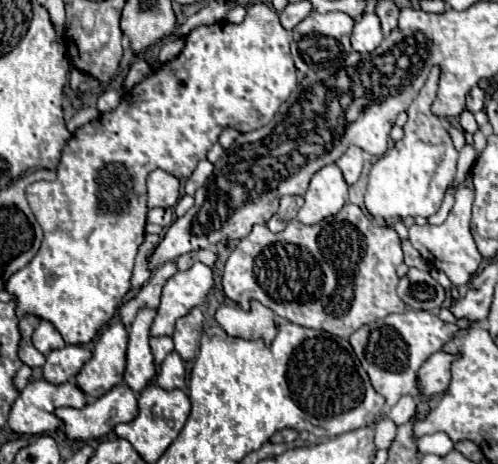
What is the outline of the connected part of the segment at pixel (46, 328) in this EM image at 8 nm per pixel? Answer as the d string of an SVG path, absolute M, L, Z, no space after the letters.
M40 321L40 325L34 329L32 333L32 343L40 353L48 353L54 349L62 349L66 343L60 337L60 333L56 331L56 327L50 321Z

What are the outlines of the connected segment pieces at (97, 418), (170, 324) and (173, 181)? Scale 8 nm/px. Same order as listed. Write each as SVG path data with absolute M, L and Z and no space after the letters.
M122 383L122 385L116 385L112 391L108 391L106 395L102 395L100 399L84 405L82 409L62 407L62 409L56 409L54 413L62 419L64 431L70 439L100 439L108 435L114 429L114 425L134 419L134 413L138 413L138 399L134 391Z
M194 263L188 271L178 271L162 291L158 315L152 323L152 335L172 335L176 319L190 313L194 307L206 303L210 289L214 287L212 267Z
M152 171L148 175L148 207L174 207L180 197L180 181L166 171Z

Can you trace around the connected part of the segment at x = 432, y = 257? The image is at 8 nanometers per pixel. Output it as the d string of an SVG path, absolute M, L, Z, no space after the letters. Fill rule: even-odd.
M460 185L456 189L456 193L454 193L454 207L452 207L448 219L442 225L426 225L426 227L412 225L410 227L410 241L412 241L412 245L436 269L444 271L448 275L448 279L452 281L452 285L456 285L456 287L466 285L472 279L472 275L478 271L480 261L482 261L482 257L478 253L478 247L474 243L474 237L470 233L472 201L474 201L474 191L468 189L466 185Z

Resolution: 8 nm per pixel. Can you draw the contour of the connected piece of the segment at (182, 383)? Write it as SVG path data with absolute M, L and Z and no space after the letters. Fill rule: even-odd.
M172 351L164 363L160 365L156 383L162 389L184 389L186 387L186 369L184 369L184 361L180 359L180 355L176 351Z

